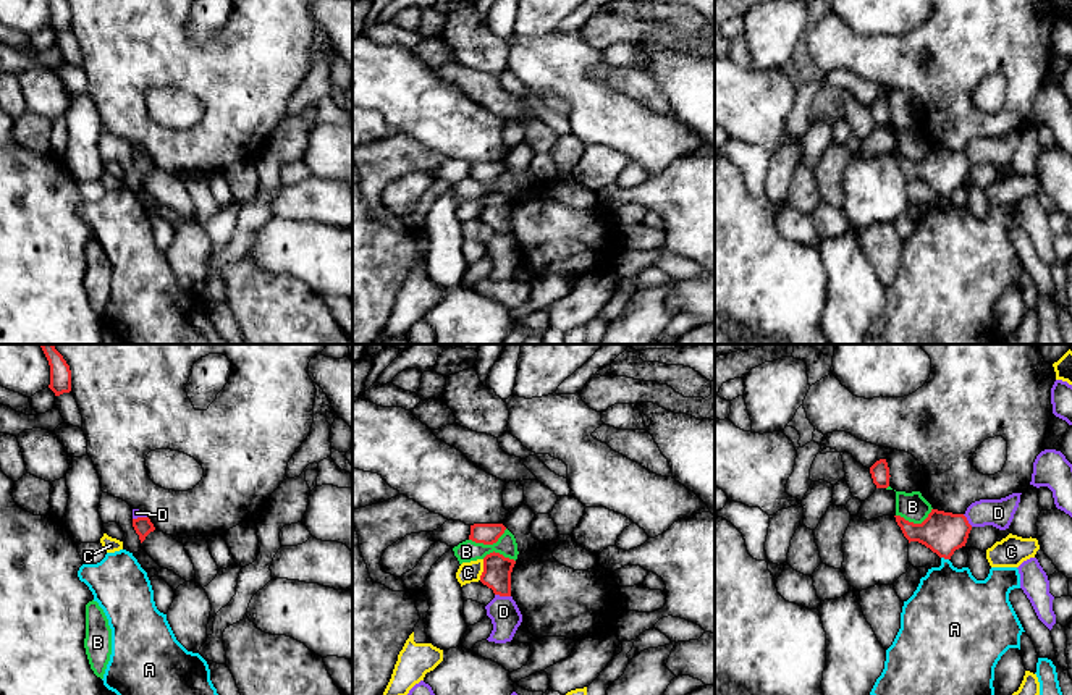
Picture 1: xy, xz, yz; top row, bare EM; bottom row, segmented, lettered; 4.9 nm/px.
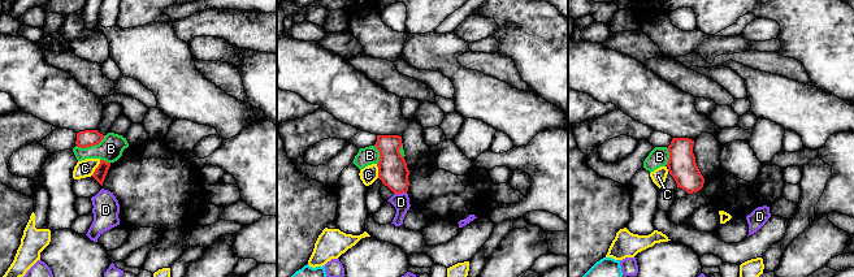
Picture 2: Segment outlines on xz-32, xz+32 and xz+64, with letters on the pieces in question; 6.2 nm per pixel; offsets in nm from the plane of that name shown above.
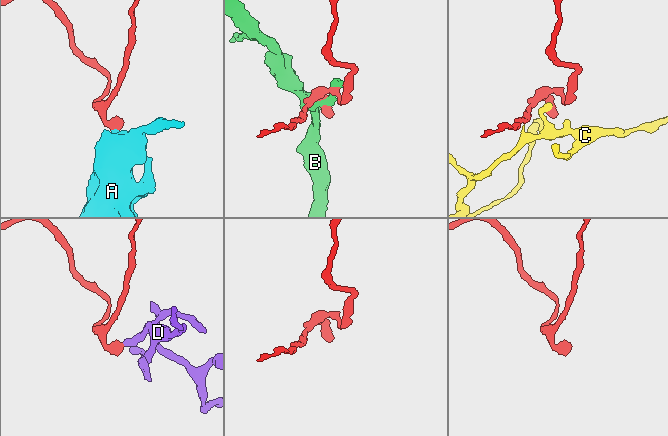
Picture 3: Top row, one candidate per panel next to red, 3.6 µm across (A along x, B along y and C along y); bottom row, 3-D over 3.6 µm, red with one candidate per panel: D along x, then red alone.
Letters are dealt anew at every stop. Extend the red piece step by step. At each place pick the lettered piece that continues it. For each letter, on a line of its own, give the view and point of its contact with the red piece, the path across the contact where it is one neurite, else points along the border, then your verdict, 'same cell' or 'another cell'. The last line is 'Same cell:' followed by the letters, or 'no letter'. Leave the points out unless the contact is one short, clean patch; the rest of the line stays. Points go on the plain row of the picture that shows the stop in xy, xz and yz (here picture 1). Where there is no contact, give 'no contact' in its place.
A: yz (945, 196) | across yz (943, 170), (945, 196), (949, 246) | same cell
B: xz (489, 181) | another cell
C: xz (484, 207) | along xz (484, 197), (479, 217) | another cell
D: xz (503, 233) | along xz (495, 231), (510, 235) | another cell
Same cell: A

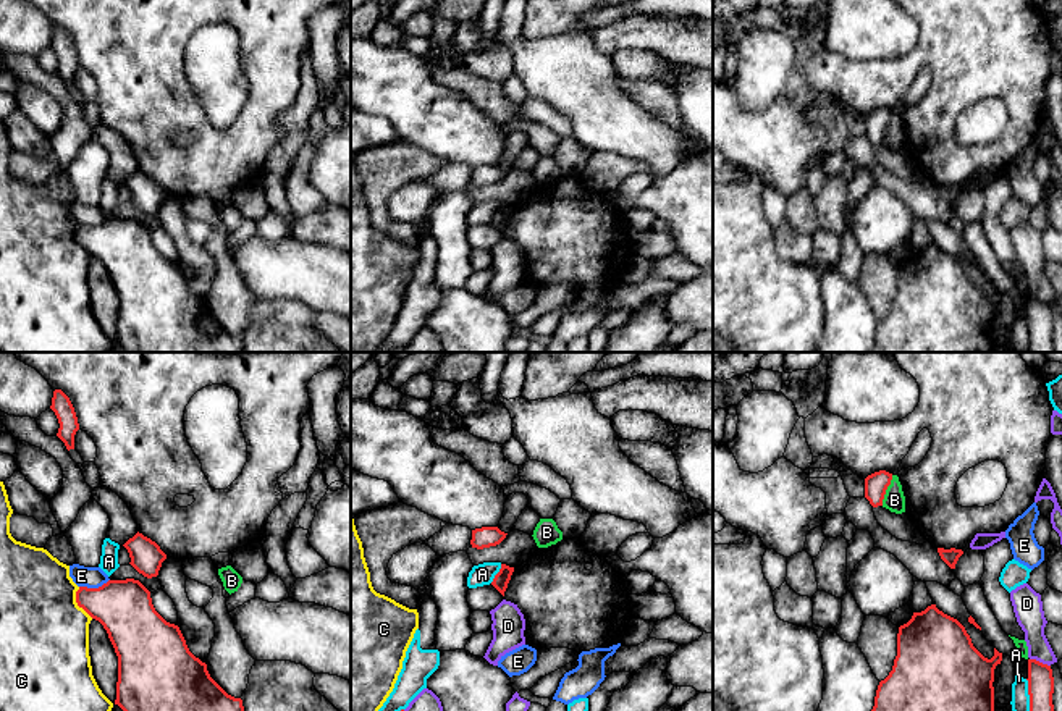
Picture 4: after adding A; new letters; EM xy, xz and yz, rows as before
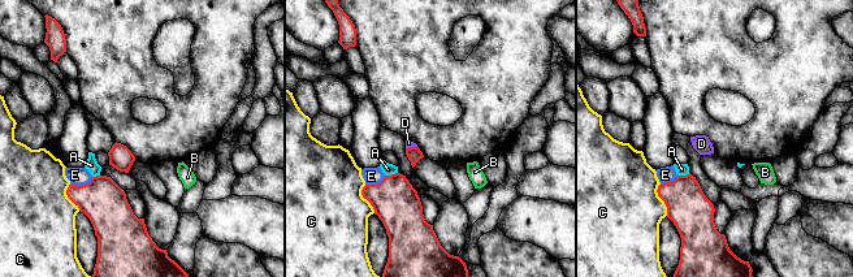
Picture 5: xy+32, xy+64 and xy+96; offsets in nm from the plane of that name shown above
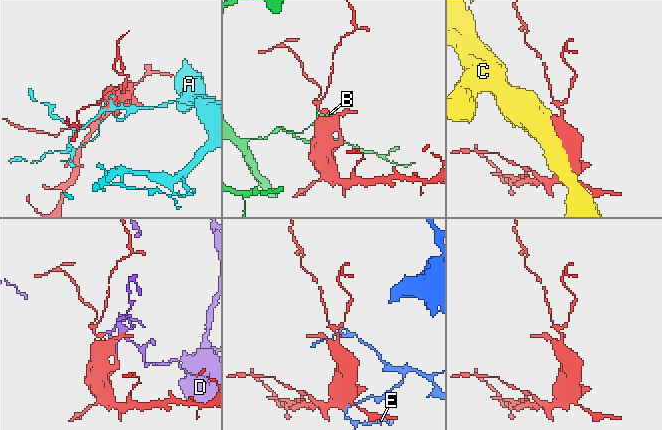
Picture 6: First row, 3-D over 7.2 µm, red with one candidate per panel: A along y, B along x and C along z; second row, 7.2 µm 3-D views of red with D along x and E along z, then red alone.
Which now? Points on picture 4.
A: xz (497, 212) | another cell
B: yz (886, 126) | along yz (893, 113), (881, 143) | another cell
C: xy (76, 239) | another cell
D: yz (1040, 301) | another cell
E: xy (94, 227) | another cell
Same cell: no letter

